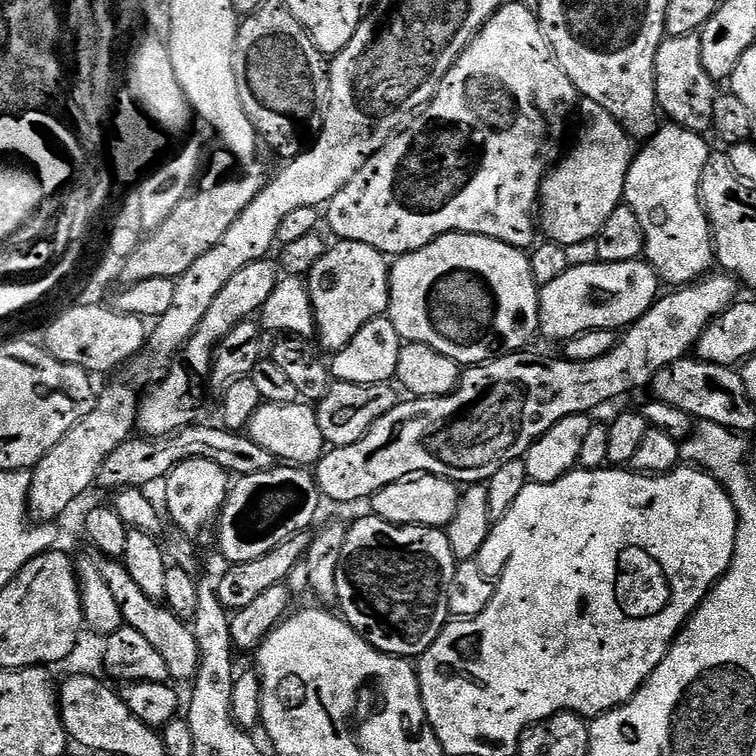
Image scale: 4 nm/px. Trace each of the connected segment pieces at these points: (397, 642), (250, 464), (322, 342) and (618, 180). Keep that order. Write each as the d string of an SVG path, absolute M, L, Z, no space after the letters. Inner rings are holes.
M365 514L361 520L351 521L346 534L346 542L342 546L342 554L336 567L335 603L337 605L340 604L341 609L339 608L339 611L342 613L343 619L347 620L350 627L372 648L377 648L379 652L384 652L388 656L419 658L423 656L425 650L438 638L438 634L444 629L445 624L449 623L448 587L450 586L450 578L454 578L454 570L457 563L454 554L450 550L448 533L444 528L424 528L421 524L391 524L377 516Z
M197 422L187 424L185 428L179 428L176 432L171 432L168 436L153 436L151 438L129 438L125 444L119 444L112 453L102 462L102 466L96 474L96 484L99 487L112 488L111 490L119 490L122 488L139 488L143 489L144 484L152 484L163 481L165 476L170 474L170 470L174 470L174 466L178 466L187 460L194 458L206 458L210 462L218 462L218 466L222 466L233 477L239 478L249 476L255 472L265 472L271 468L277 467L278 461L274 454L270 454L270 450L262 450L262 446L258 446L258 442L254 442L252 437L247 434L241 434L236 430L229 430L223 426L211 428L208 424Z
M340 240L329 247L306 275L309 300L316 316L318 344L325 353L340 352L374 318L388 310L389 261L385 253L366 246L366 242Z
M581 99L578 104L580 116L584 119L584 133L580 141L572 148L572 153L557 166L549 171L543 182L540 183L540 203L538 205L538 220L542 225L549 241L553 244L577 244L587 240L595 240L596 236L606 226L606 218L614 214L614 210L621 207L624 198L624 187L626 186L626 174L632 165L634 155L634 141L619 120L615 120L609 112L598 102Z

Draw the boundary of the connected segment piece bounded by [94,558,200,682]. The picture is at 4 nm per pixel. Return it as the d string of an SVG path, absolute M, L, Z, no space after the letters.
M100 558L97 561L94 568L95 575L100 576L102 582L106 582L106 586L110 586L110 594L114 594L114 602L118 602L118 610L122 614L125 625L138 630L138 634L142 634L142 638L146 638L146 642L150 642L150 646L154 646L154 650L162 654L162 662L166 662L166 670L173 681L175 679L185 680L185 682L195 680L196 671L200 665L200 651L191 627L167 607L161 606L146 594L142 594L138 582L130 578L128 569L119 559Z

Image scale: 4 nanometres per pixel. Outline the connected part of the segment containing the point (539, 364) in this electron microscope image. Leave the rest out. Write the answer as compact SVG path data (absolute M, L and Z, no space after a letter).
M720 270L705 275L695 284L677 287L669 291L672 292L669 296L661 295L651 310L631 325L617 339L615 346L602 354L602 358L594 358L594 362L574 362L563 358L539 360L536 356L524 356L528 354L518 351L469 367L448 396L405 399L405 404L404 401L397 403L385 416L378 418L378 422L374 422L374 426L370 426L368 433L358 442L325 451L314 465L320 495L327 499L329 496L340 504L367 501L378 490L417 474L441 476L460 486L487 482L498 466L521 459L528 453L528 447L539 436L546 434L550 426L562 422L562 418L595 413L595 408L602 407L607 400L616 400L643 384L644 387L649 385L658 370L685 359L695 349L708 323L737 303L740 291L742 288L736 277Z

